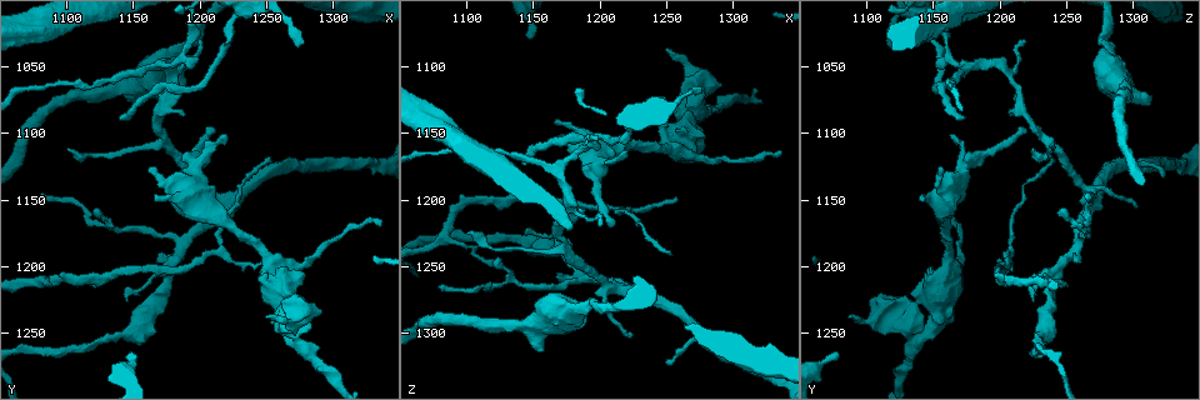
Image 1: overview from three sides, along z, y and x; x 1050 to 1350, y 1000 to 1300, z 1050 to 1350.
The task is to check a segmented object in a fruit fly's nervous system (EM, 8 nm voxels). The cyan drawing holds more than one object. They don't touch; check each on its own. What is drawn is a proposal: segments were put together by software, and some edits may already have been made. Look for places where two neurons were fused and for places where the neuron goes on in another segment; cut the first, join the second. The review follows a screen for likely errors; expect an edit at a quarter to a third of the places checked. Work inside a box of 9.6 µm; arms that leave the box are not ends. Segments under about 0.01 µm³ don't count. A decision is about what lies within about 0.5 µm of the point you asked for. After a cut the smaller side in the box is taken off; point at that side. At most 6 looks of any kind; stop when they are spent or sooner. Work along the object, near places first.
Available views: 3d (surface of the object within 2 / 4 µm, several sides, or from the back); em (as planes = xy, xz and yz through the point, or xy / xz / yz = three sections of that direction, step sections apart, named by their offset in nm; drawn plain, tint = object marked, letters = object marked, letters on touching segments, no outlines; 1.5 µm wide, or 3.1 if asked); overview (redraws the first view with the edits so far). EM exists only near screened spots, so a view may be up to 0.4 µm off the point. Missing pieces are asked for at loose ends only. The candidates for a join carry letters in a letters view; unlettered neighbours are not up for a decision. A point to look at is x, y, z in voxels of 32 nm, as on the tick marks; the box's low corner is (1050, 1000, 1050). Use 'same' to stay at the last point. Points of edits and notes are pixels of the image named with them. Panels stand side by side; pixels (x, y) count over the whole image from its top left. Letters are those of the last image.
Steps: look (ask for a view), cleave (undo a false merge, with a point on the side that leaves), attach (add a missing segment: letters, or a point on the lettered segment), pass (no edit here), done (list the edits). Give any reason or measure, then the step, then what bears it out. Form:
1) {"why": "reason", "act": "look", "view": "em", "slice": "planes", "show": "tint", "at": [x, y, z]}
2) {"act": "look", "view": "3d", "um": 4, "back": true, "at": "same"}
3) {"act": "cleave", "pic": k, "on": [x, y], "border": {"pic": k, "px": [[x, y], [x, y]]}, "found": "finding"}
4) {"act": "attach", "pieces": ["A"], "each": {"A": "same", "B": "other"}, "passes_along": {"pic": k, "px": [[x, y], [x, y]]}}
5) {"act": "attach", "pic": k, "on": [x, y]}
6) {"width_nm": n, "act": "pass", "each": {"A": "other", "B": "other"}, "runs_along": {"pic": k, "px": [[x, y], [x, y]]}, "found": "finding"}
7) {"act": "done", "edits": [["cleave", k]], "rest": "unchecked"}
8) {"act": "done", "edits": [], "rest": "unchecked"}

{"why": "free end", "act": "look", "view": "3d", "um": 2, "at": [1166, 1194, 1254]}

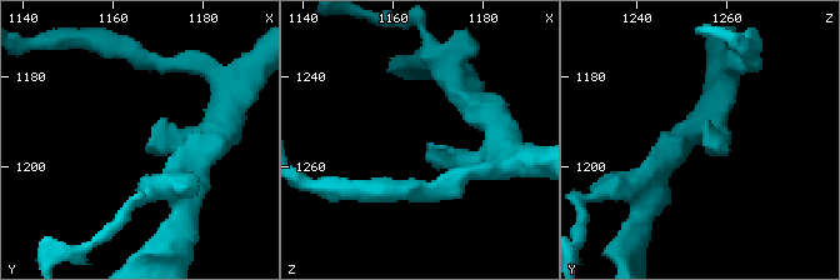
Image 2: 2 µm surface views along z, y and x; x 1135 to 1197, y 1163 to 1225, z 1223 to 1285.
{"why": "need the tissue", "act": "look", "view": "em", "slice": "yz", "step": 8, "show": "tint", "at": [1167, 1195, 1255]}

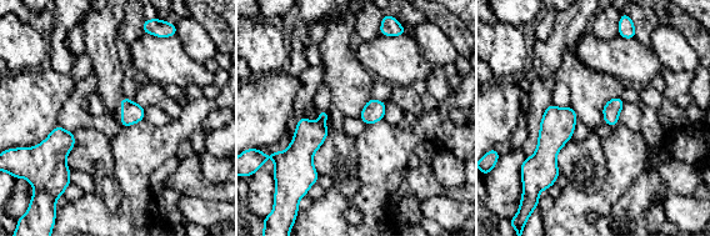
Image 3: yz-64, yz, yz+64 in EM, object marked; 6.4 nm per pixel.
{"why": "what lies round it", "act": "look", "view": "em", "slice": "yz", "step": 8, "show": "letters", "at": "same"}

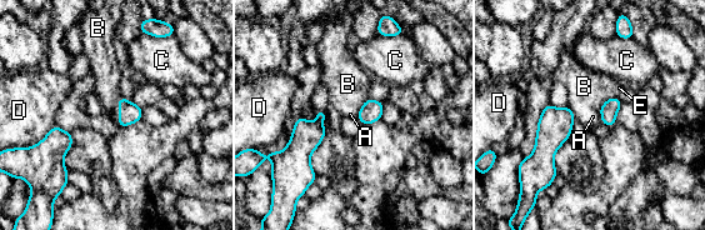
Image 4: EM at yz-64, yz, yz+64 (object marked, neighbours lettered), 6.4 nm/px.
{"longest_contact_nm": ["D", 170], "act": "pass", "each": {"A": "other", "B": "other", "C": "other", "D": "other", "E": "other"}, "border": {"pic": 4, "px": [[610, 96], [599, 109]]}, "found": "no lettered segment goes on from it"}

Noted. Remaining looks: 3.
{"why": "thin end", "act": "look", "view": "em", "slice": "planes", "show": "letters", "at": [1260, 1196, 1198]}

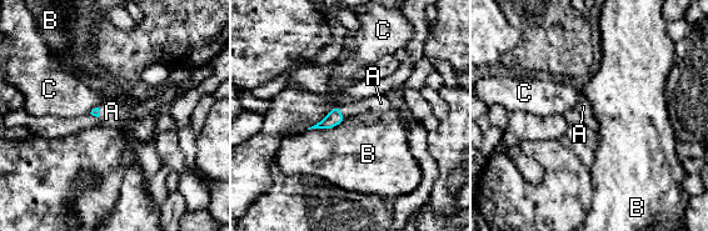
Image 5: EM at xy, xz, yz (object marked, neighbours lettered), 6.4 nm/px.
{"act": "attach", "pieces": ["A"], "each": {"A": "same", "B": "other", "C": "other"}, "passes_along": {"pic": 5, "px": [[334, 117], [339, 113], [374, 103]]}, "found": "the neuron continues"}

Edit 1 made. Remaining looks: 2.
{"why": "see it whole again", "act": "look", "view": "overview"}

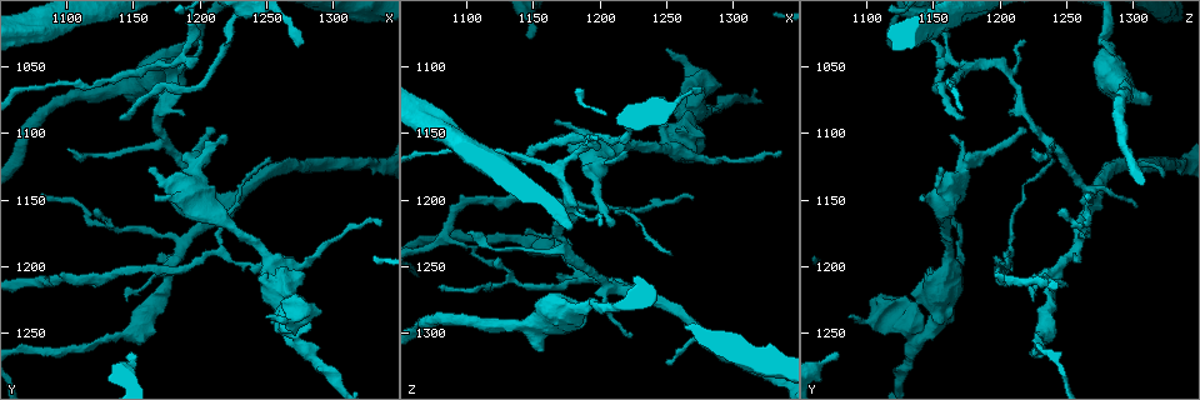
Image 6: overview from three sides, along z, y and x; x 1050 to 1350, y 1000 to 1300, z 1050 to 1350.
{"why": "branch stops here", "act": "look", "view": "em", "slice": "planes", "show": "letters", "at": [1248, 1238, 1088]}

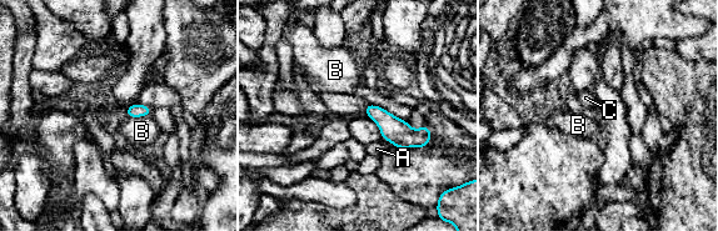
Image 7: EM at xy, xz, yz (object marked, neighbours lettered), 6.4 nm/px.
{"act": "pass", "each": {"A": "other", "B": "other", "C": "other"}, "border": {"pic": 7, "px": [[149, 115], [128, 117]]}, "found": "no lettered segment goes on from it"}

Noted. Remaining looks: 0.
{"act": "done", "edits": [["attach", 5]], "rest": "unchecked"}

